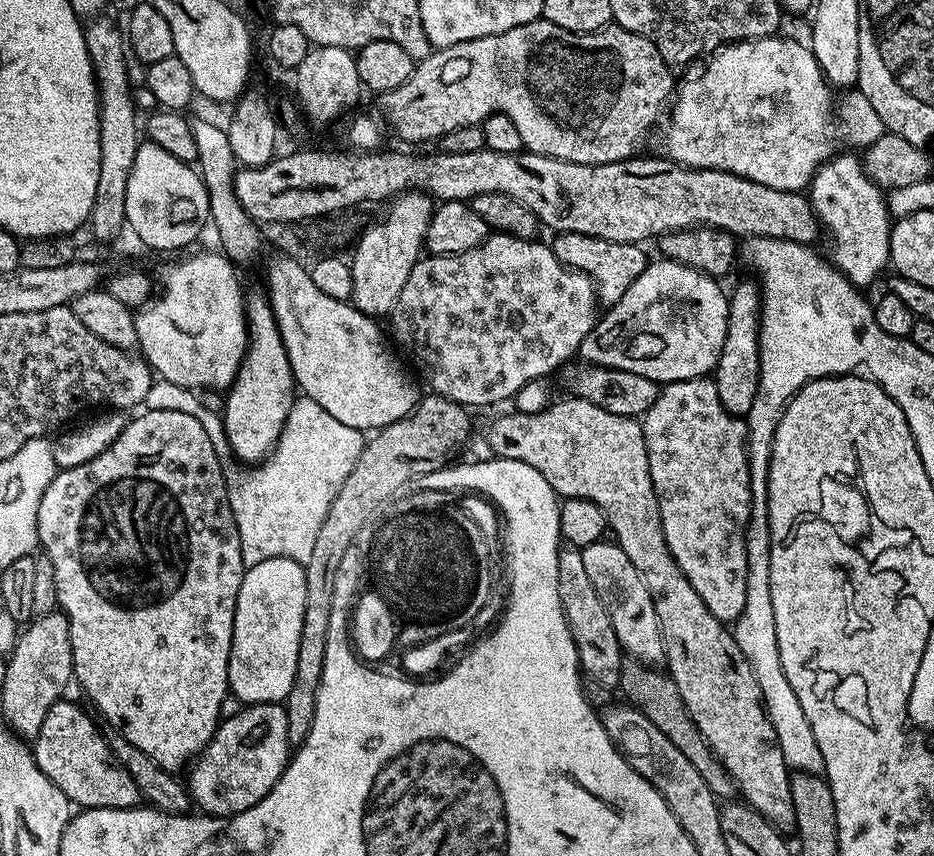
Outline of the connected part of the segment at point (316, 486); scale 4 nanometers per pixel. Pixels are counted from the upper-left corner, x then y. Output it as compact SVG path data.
M300 394L293 399L290 414L286 414L284 429L271 454L255 466L245 467L245 472L229 471L226 476L228 501L238 526L242 562L245 566L266 562L266 558L290 558L302 565L310 562L314 538L318 538L322 518L326 518L326 510L330 510L334 494L338 494L342 482L346 482L346 474L354 470L354 462L358 462L358 454L362 454L365 443L363 431L338 422L337 418L328 414L310 397Z

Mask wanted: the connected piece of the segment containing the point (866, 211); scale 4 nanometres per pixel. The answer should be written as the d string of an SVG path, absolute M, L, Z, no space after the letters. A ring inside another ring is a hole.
M833 155L831 159L820 165L812 177L810 185L810 203L812 211L816 213L817 220L832 235L831 263L844 275L857 289L864 290L867 284L872 284L880 276L880 271L889 267L890 261L890 234L893 221L890 219L888 202L885 193L873 180L864 173L861 157Z

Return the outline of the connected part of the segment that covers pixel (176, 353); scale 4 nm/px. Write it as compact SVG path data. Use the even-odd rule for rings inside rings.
M220 250L188 256L165 270L160 280L160 293L157 296L155 293L135 313L139 355L147 360L148 367L159 379L193 390L227 390L232 387L248 349L248 318L244 314L246 292L240 289L236 270L237 265Z

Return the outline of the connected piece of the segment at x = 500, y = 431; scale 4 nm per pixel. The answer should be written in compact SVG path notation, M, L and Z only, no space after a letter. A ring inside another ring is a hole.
M563 399L550 403L540 413L510 410L505 416L498 417L486 430L494 457L526 462L526 466L534 466L534 470L538 470L538 474L542 474L542 478L550 482L557 497L589 500L594 502L594 506L598 506L598 510L602 510L605 525L613 532L611 535L615 543L626 550L626 558L634 562L634 570L638 570L646 590L656 602L656 613L664 639L666 671L678 686L678 694L682 694L682 702L686 702L686 710L694 718L694 726L698 726L702 738L706 738L718 762L722 762L722 766L736 781L736 790L743 803L751 806L755 812L760 812L762 818L769 820L781 834L795 833L794 802L790 798L790 769L786 758L782 758L774 726L770 726L758 678L754 678L754 670L750 670L750 662L746 662L742 650L738 650L738 642L732 637L731 631L722 621L714 618L710 610L706 610L706 602L698 598L694 586L690 586L686 574L682 574L678 562L674 562L670 546L666 546L658 498L654 494L650 478L643 423L630 416L610 414L610 410L594 406L594 402Z

